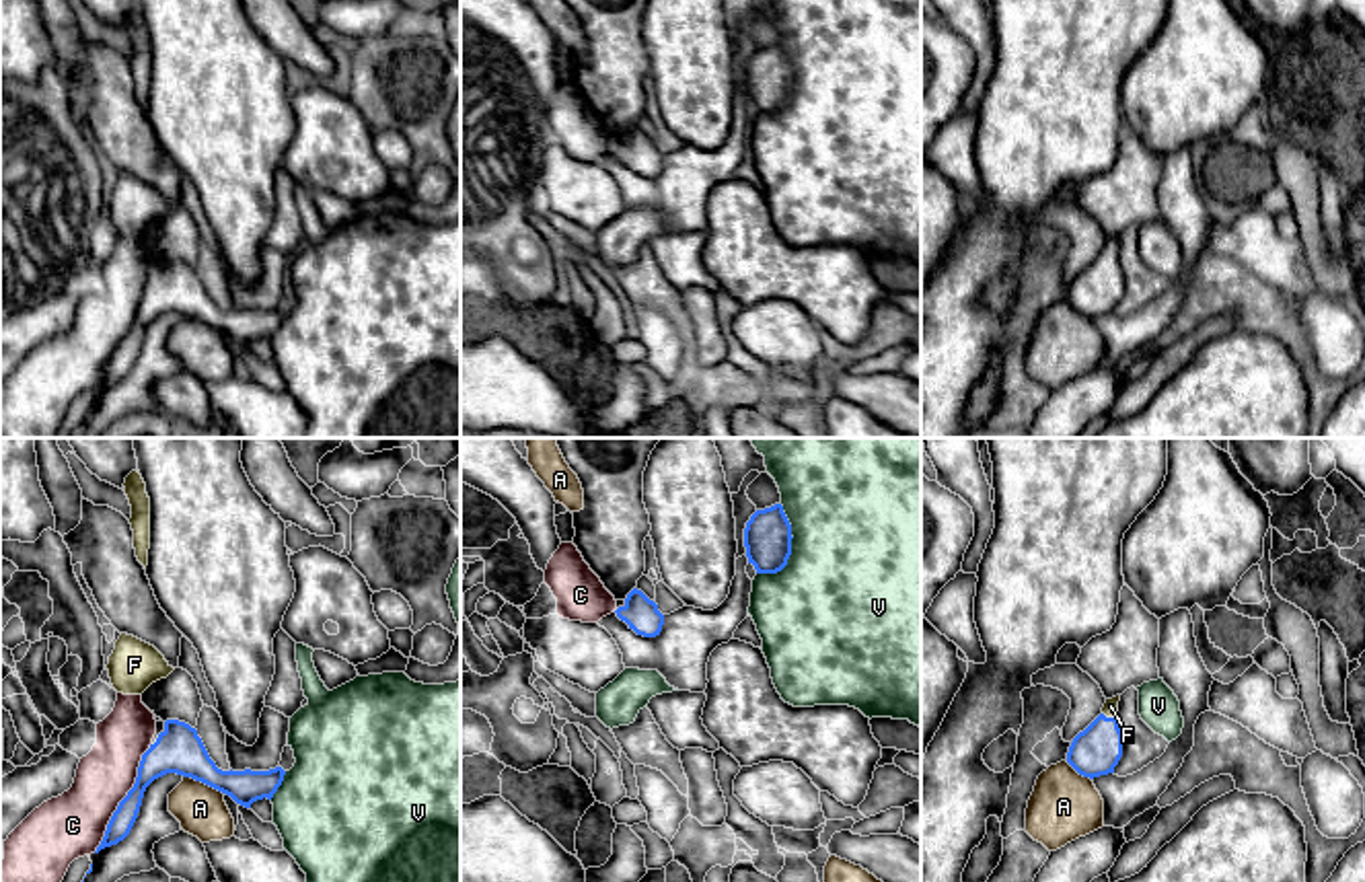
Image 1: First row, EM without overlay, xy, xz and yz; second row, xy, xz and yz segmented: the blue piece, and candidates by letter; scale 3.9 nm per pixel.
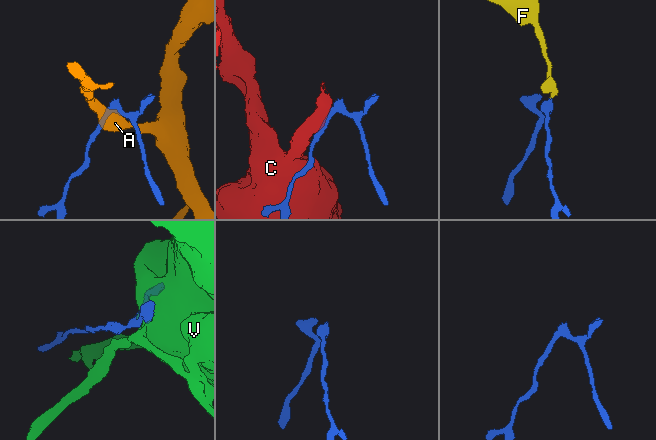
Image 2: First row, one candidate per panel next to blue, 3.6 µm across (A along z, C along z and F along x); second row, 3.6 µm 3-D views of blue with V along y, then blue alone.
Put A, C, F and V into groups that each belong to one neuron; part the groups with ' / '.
A / C / F / V

